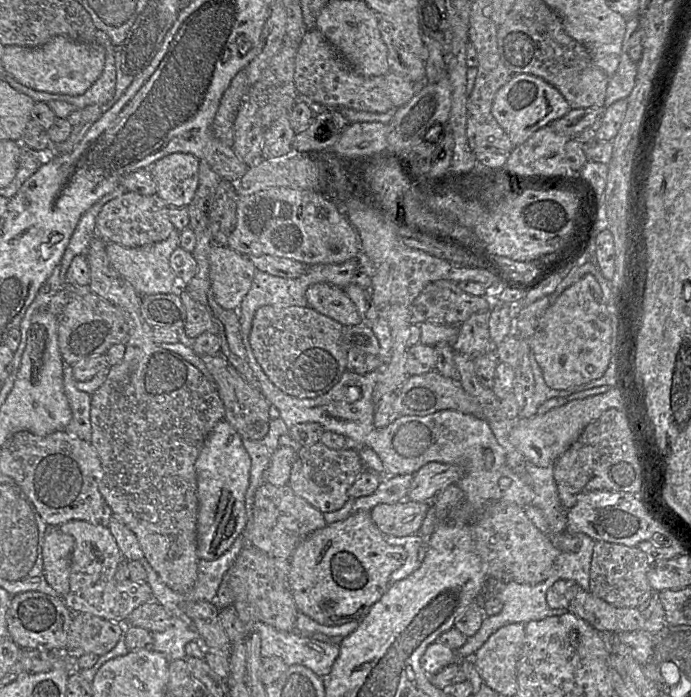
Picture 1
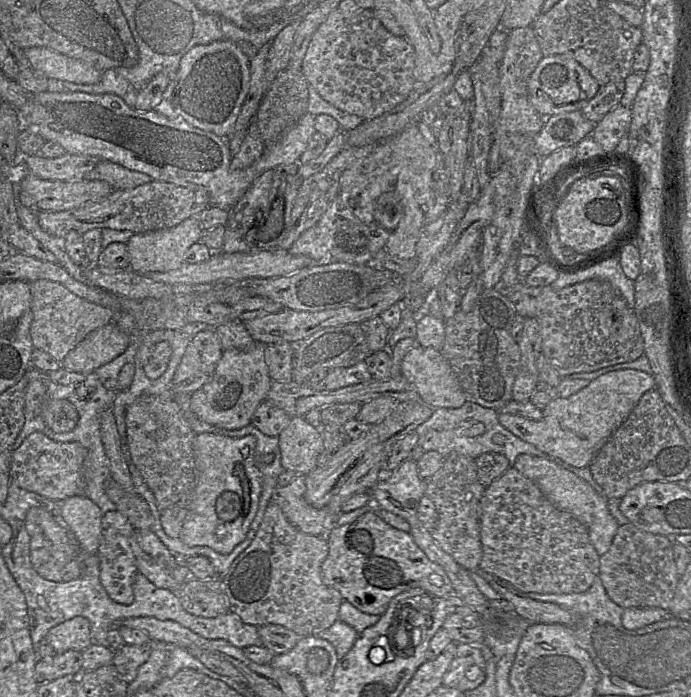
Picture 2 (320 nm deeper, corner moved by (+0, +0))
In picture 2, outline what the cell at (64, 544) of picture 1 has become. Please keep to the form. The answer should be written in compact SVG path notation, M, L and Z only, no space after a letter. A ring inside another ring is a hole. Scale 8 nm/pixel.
M83 494L62 501L61 515L79 547L98 553L101 536L101 509Z

